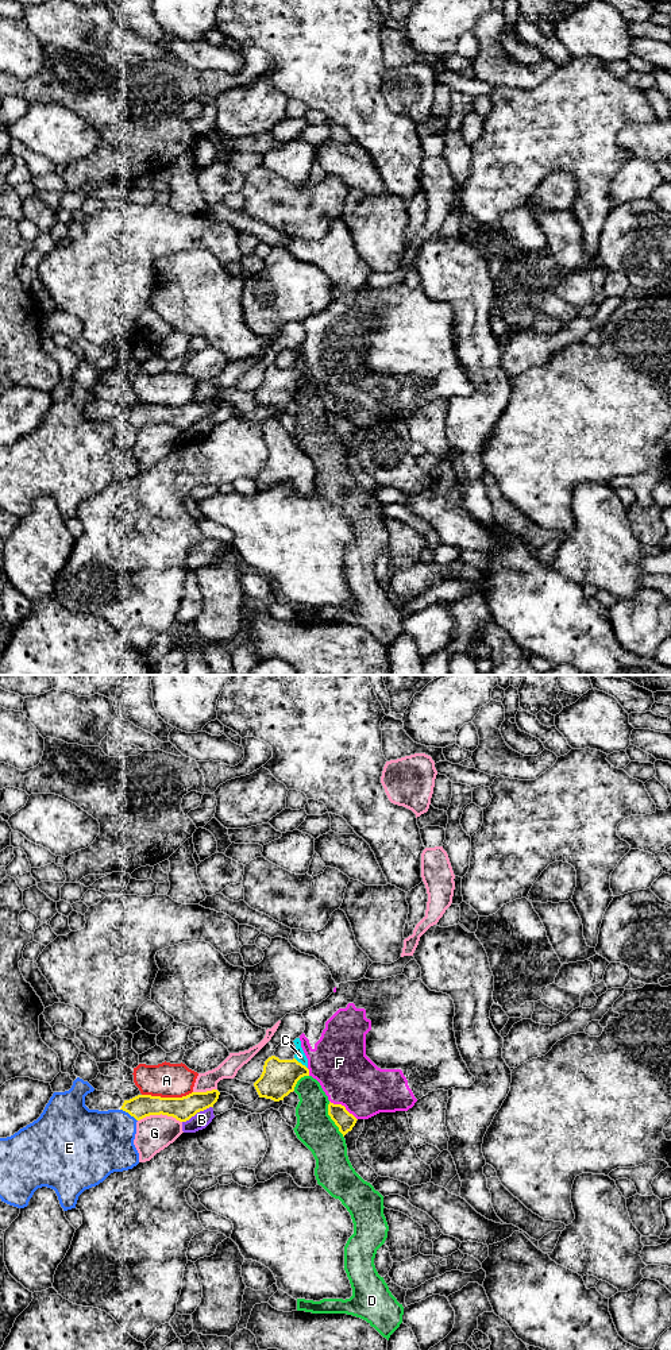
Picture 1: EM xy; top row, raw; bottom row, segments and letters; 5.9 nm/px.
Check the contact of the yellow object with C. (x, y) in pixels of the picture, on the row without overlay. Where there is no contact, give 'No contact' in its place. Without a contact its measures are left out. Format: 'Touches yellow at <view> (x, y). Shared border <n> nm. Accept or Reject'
Touches yellow at xy (300, 371). Shared border 100 nm. Reject

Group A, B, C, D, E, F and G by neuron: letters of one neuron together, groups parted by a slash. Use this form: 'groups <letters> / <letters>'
groups A / B / C D / E / F / G

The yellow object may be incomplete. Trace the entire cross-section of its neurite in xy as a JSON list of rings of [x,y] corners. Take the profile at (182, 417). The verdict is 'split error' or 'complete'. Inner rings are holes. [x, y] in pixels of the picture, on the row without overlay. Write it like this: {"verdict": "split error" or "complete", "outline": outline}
{"verdict": "complete", "outline": [[[217,398],[207,401],[192,401],[182,406],[161,406],[151,404],[138,404],[124,409],[120,418],[128,421],[136,429],[150,424],[167,424],[180,431],[186,431],[197,421],[204,420],[217,410]]]}

